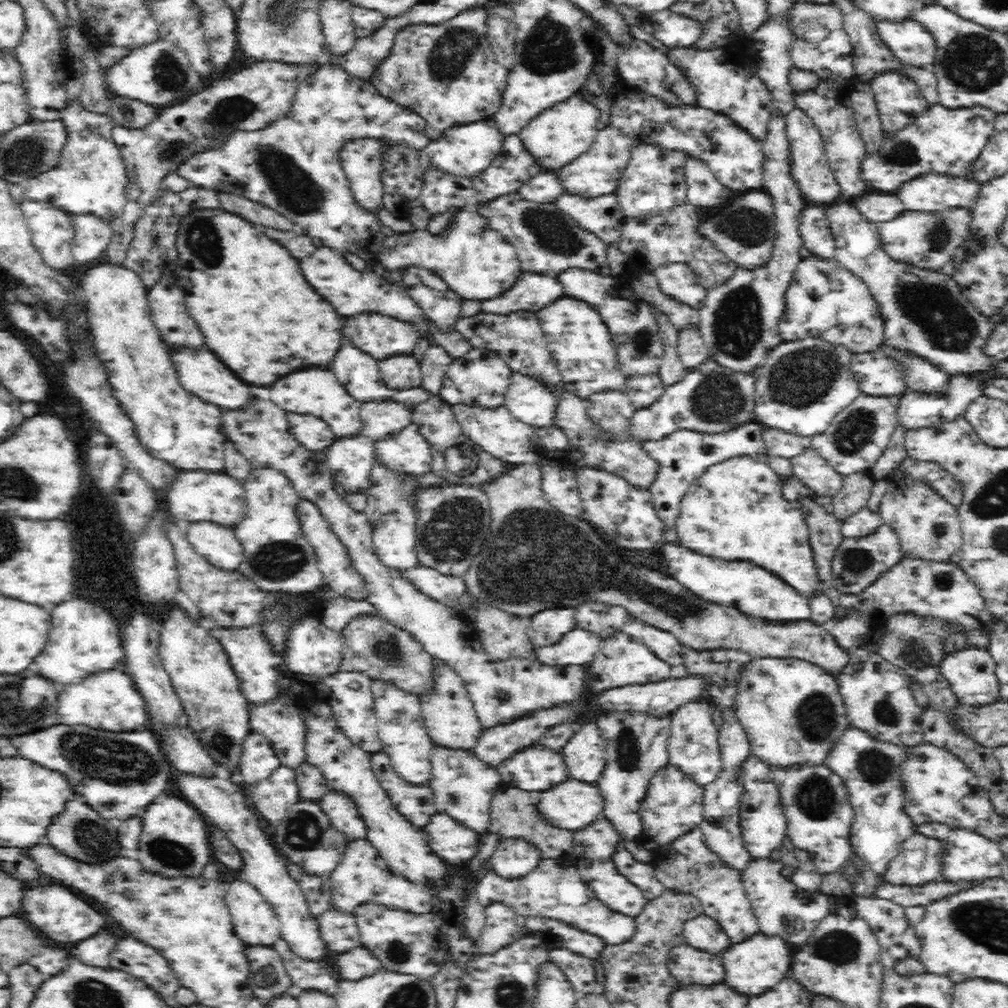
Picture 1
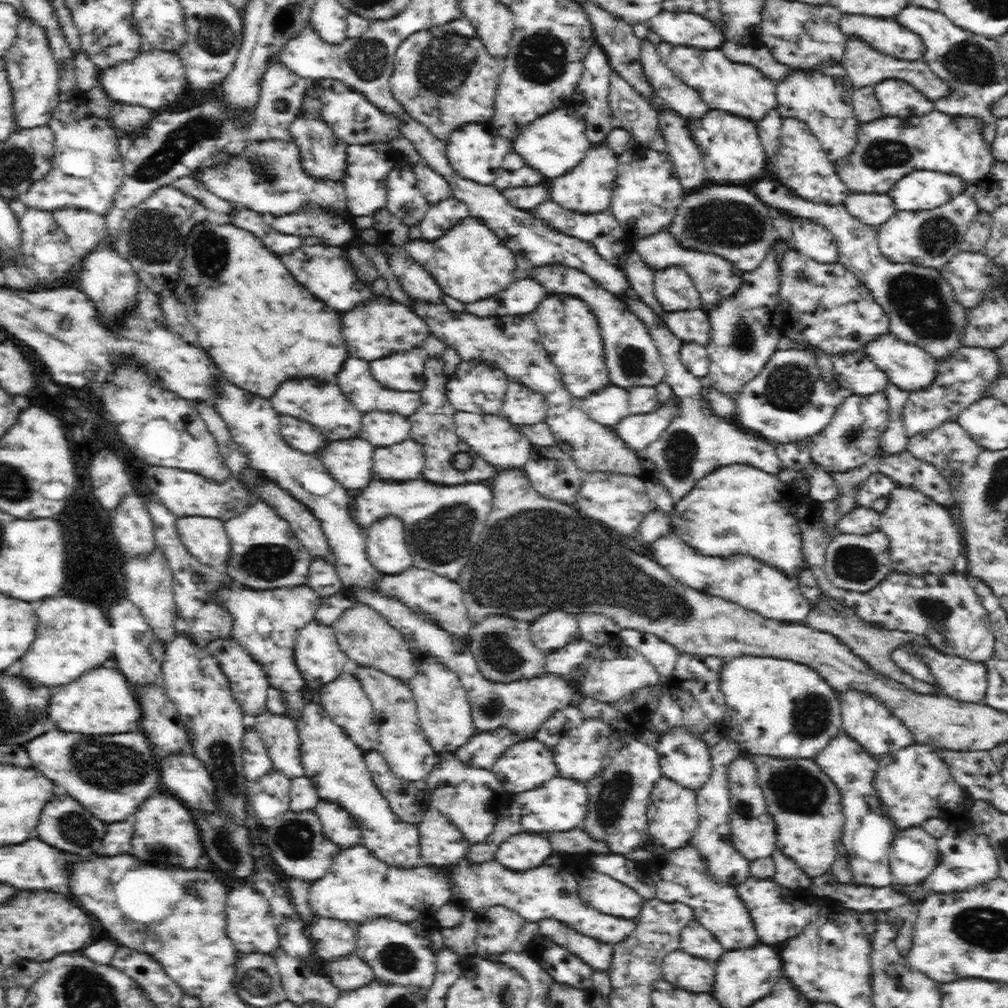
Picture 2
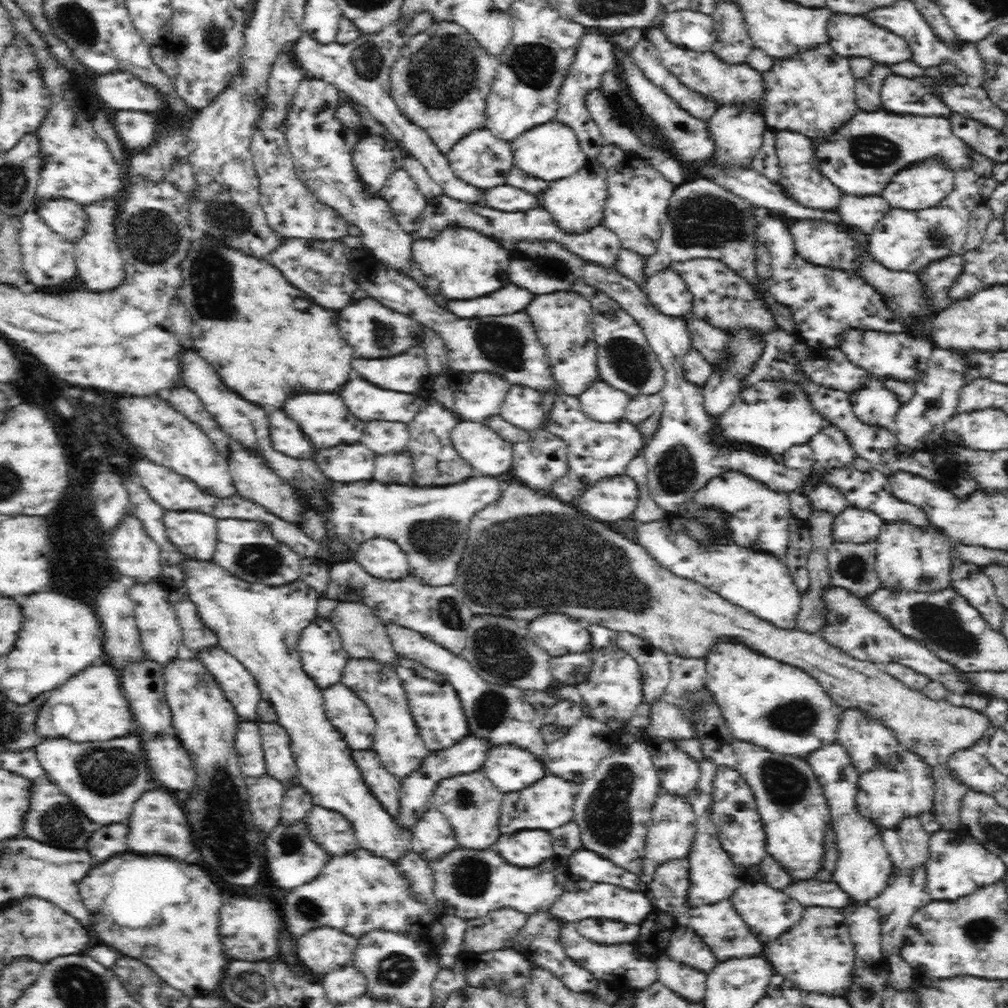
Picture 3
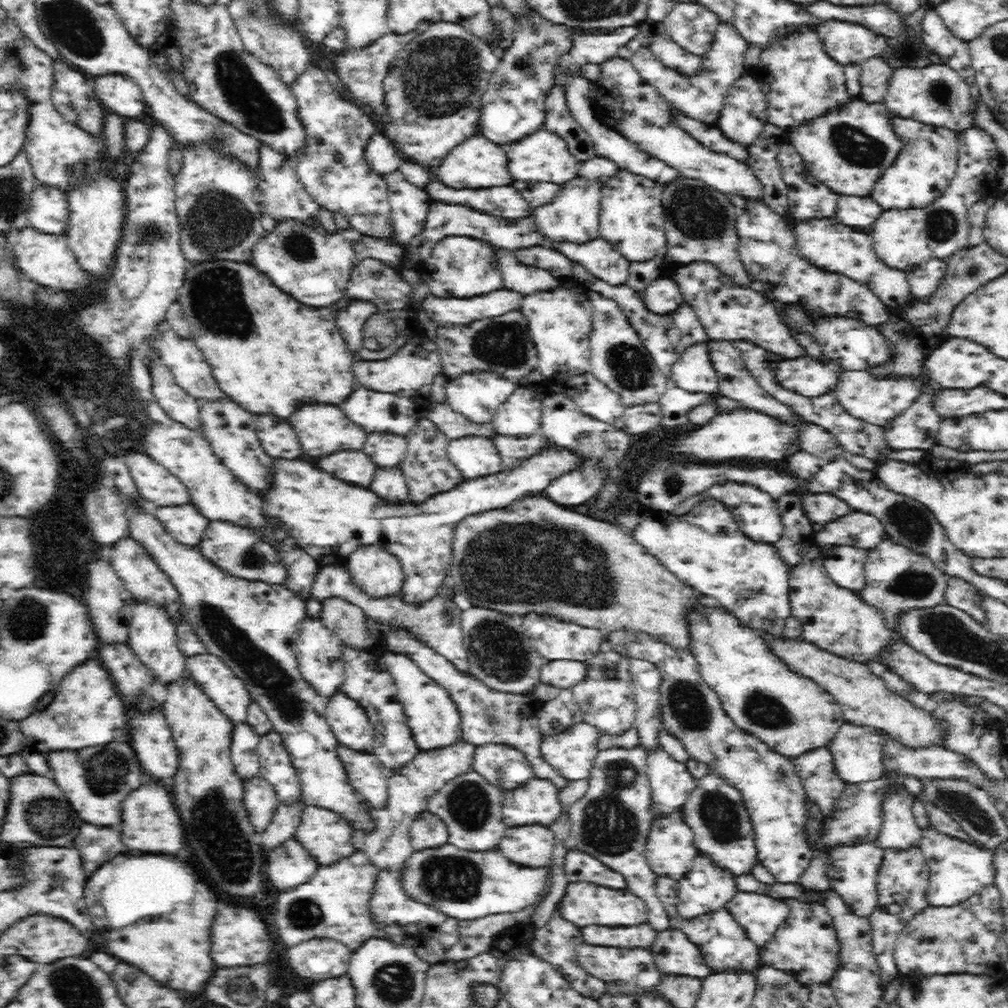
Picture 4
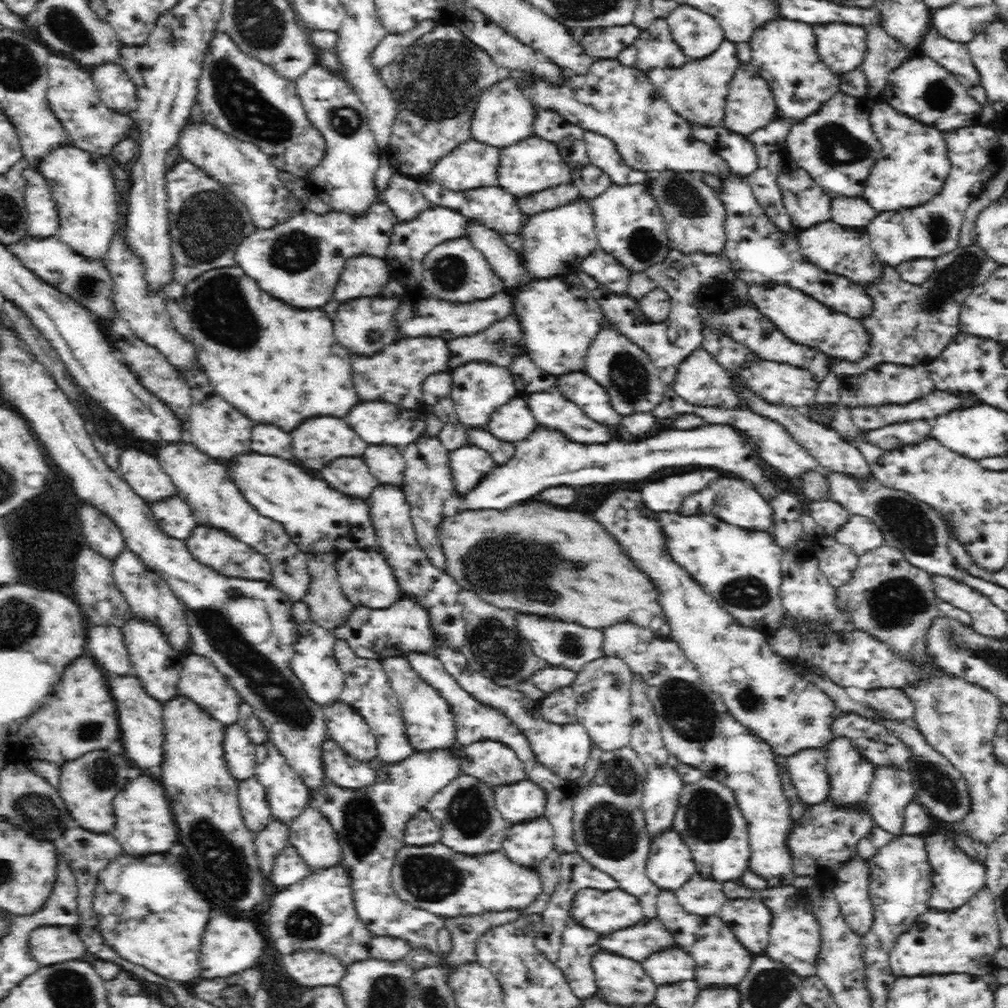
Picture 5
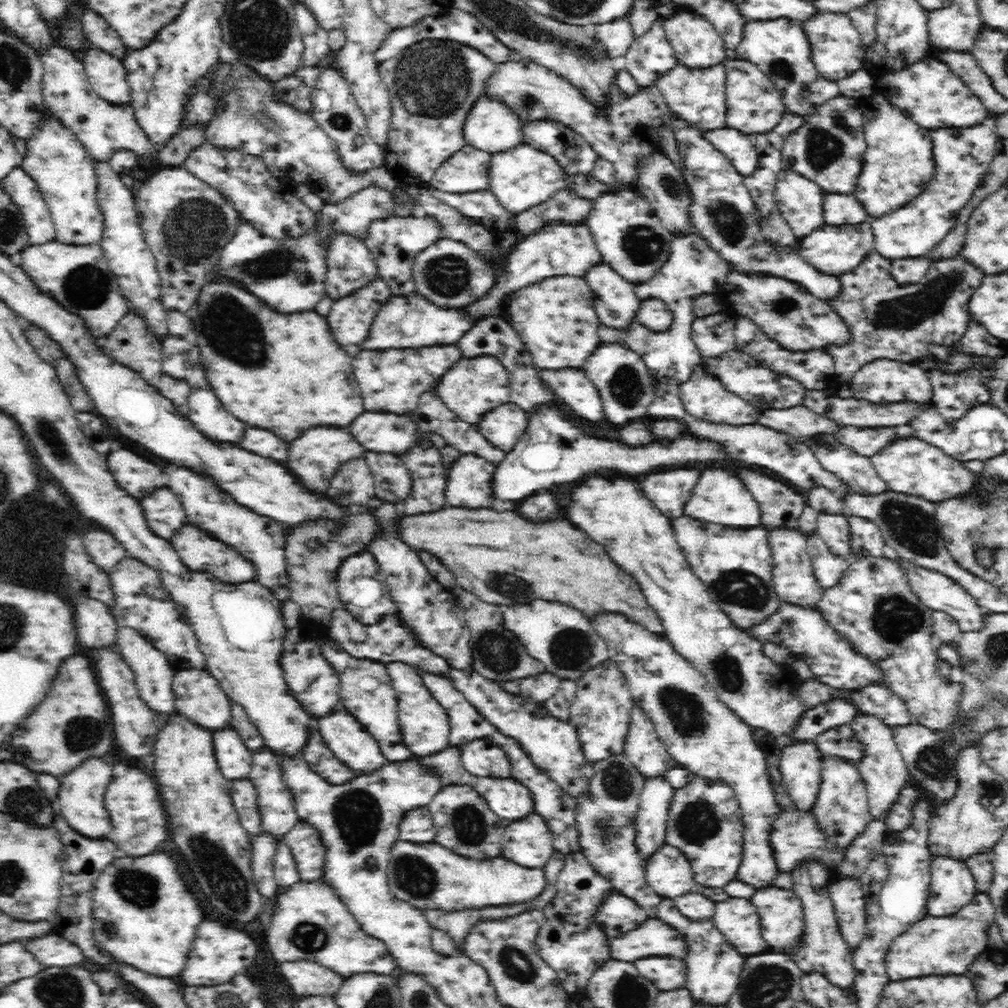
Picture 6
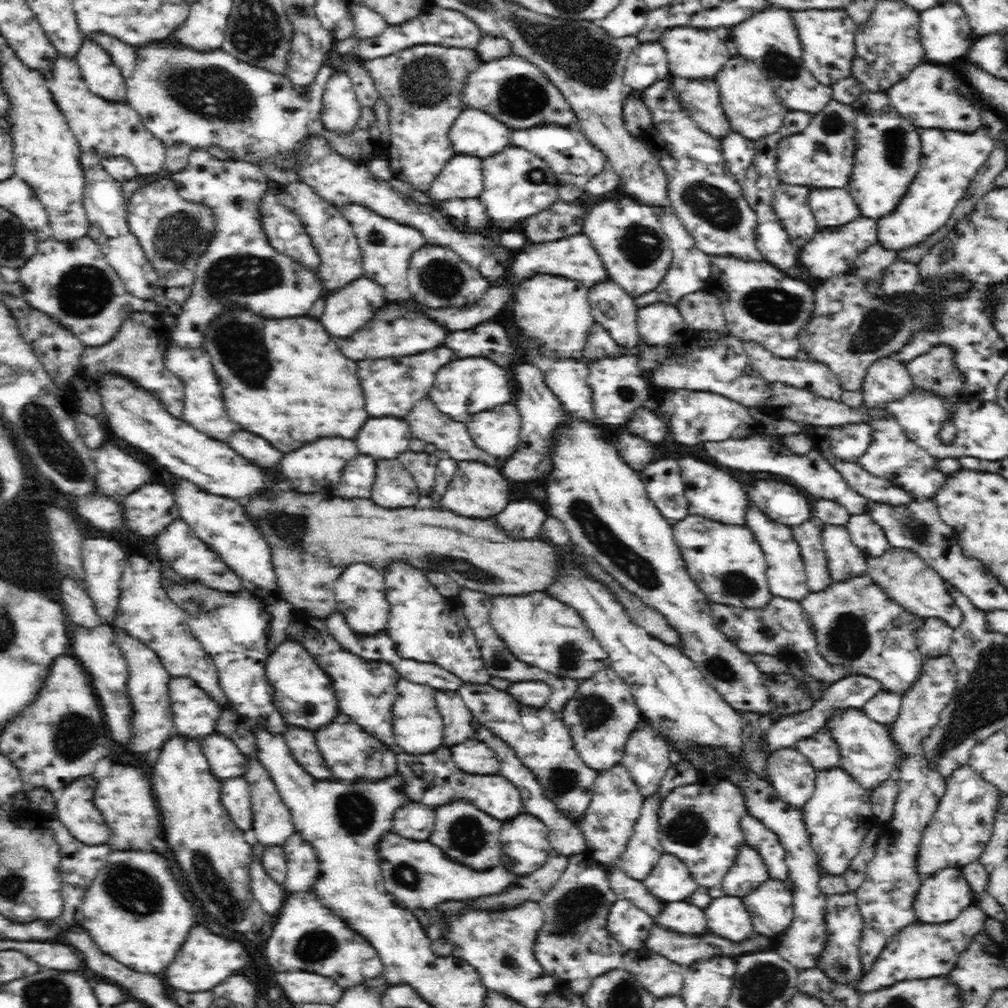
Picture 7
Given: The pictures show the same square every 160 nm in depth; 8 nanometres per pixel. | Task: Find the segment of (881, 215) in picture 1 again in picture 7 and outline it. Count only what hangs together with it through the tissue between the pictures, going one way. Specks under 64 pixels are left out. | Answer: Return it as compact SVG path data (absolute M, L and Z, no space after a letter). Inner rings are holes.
M828 188L828 192L814 190L808 200L819 226L840 226L860 216L852 196L842 188L836 188L836 192L832 192L832 188Z

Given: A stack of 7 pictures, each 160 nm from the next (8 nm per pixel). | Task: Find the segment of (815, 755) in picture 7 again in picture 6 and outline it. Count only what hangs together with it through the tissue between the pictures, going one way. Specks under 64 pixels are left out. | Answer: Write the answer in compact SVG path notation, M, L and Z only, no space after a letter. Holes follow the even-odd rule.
M850 724L830 728L818 734L812 742L825 756L838 756L852 762L862 761L865 756L865 745Z

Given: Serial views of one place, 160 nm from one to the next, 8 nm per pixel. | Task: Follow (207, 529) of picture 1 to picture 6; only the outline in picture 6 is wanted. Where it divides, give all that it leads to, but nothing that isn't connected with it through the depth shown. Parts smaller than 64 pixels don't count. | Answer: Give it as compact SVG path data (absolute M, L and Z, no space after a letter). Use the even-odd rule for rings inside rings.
M158 488L142 500L148 525L159 537L170 539L188 524L180 499L170 489Z

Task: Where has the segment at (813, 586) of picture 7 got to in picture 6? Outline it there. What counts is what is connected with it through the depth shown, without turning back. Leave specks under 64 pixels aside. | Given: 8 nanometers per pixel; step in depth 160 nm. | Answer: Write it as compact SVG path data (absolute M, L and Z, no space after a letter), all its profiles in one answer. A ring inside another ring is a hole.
M814 531L806 534L806 538L808 541L808 552L813 562L812 568L818 583L825 589L836 586L842 576L844 576L844 572L848 570L852 559L836 555Z

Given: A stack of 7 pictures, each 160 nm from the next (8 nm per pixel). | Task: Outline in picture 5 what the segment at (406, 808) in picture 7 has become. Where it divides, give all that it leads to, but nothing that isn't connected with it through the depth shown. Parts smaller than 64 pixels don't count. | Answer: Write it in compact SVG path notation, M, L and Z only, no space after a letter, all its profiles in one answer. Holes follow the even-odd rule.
M422 810L408 821L404 841L410 846L430 846L441 842L440 825L432 818L432 815Z

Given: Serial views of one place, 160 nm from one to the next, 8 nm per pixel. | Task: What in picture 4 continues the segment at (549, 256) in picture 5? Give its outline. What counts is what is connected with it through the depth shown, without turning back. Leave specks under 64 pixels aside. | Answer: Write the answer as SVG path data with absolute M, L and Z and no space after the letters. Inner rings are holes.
M578 175L572 180L567 180L559 185L557 193L548 204L537 206L534 209L534 217L538 222L538 228L551 241L568 241L576 244L584 244L584 241L594 240L599 237L600 226L600 202L602 191L598 181Z

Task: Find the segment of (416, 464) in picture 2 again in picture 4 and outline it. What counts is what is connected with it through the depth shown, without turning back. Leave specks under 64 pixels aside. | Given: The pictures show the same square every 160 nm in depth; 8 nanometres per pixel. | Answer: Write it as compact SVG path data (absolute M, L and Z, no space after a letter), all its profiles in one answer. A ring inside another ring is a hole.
M396 465L393 467L377 466L368 487L384 499L392 501L409 500L406 477L404 477L402 469Z

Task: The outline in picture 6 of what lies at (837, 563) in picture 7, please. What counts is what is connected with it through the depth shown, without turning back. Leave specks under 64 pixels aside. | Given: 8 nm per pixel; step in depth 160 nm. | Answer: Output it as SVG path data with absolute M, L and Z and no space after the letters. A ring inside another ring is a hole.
M826 513L818 514L818 527L814 531L827 545L828 548L846 558L854 559L854 547L849 536L849 517L844 514Z

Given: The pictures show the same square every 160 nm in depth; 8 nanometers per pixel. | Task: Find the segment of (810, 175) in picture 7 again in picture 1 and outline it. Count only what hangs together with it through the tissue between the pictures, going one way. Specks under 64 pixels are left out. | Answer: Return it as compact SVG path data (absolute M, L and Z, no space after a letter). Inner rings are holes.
M939 102L918 115L912 124L896 132L894 138L884 138L884 144L878 152L867 154L862 160L862 178L873 192L890 193L898 190L904 182L910 182L918 176L938 172L940 175L962 177L973 180L969 164L984 148L988 137L993 133L996 111L974 105L972 107L946 108Z

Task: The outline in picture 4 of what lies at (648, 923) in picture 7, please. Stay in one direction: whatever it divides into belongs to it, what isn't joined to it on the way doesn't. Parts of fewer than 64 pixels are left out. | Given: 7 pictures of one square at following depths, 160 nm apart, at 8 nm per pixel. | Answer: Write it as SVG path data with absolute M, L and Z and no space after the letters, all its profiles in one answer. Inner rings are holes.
M570 882L565 890L564 898L557 904L557 914L580 928L588 925L632 926L644 924L648 918L648 908L644 900L634 896L628 890L614 890L589 882Z

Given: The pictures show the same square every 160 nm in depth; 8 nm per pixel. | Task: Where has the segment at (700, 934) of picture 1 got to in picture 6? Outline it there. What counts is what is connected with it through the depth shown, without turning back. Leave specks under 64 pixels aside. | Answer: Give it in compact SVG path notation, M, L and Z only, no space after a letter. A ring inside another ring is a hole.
M652 956L634 962L640 975L651 980L660 991L682 988L686 985L687 966L685 959L670 956Z

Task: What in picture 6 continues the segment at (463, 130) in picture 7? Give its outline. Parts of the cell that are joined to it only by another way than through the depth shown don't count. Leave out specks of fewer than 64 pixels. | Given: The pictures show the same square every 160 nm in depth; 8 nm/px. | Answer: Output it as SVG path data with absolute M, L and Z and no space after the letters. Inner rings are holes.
M481 96L468 113L464 137L468 145L493 153L504 152L524 142L520 115L502 99Z

